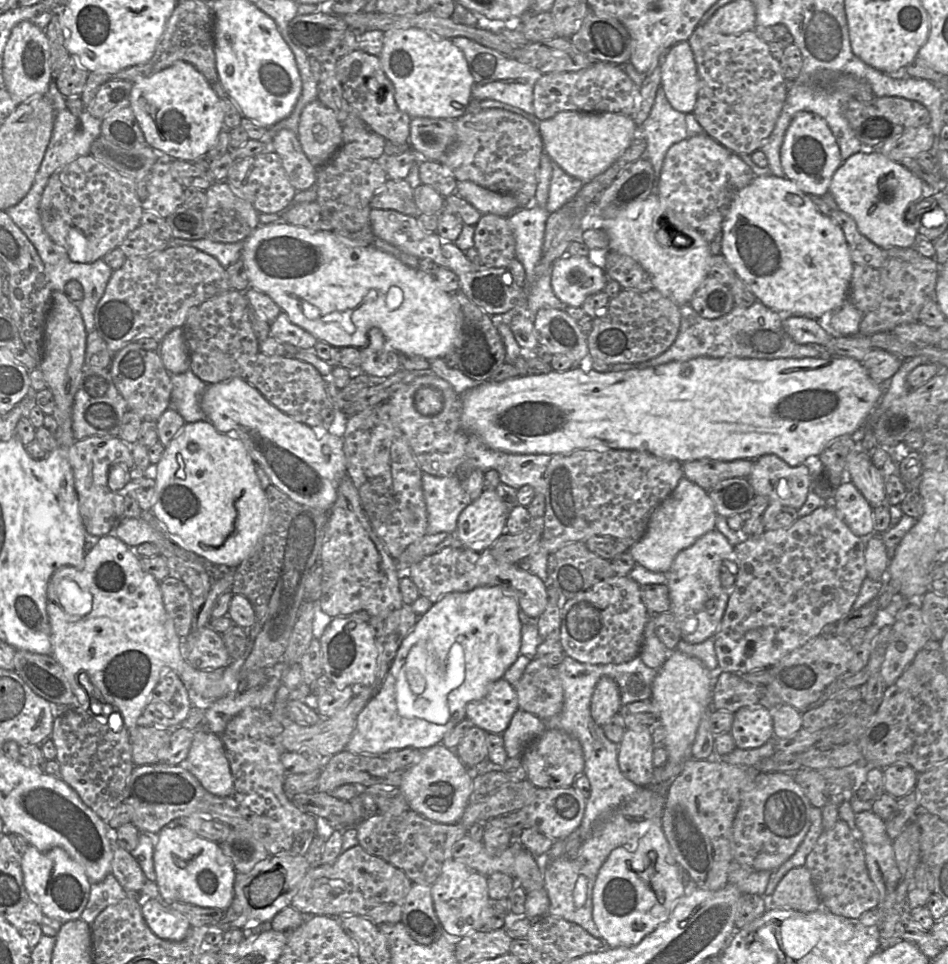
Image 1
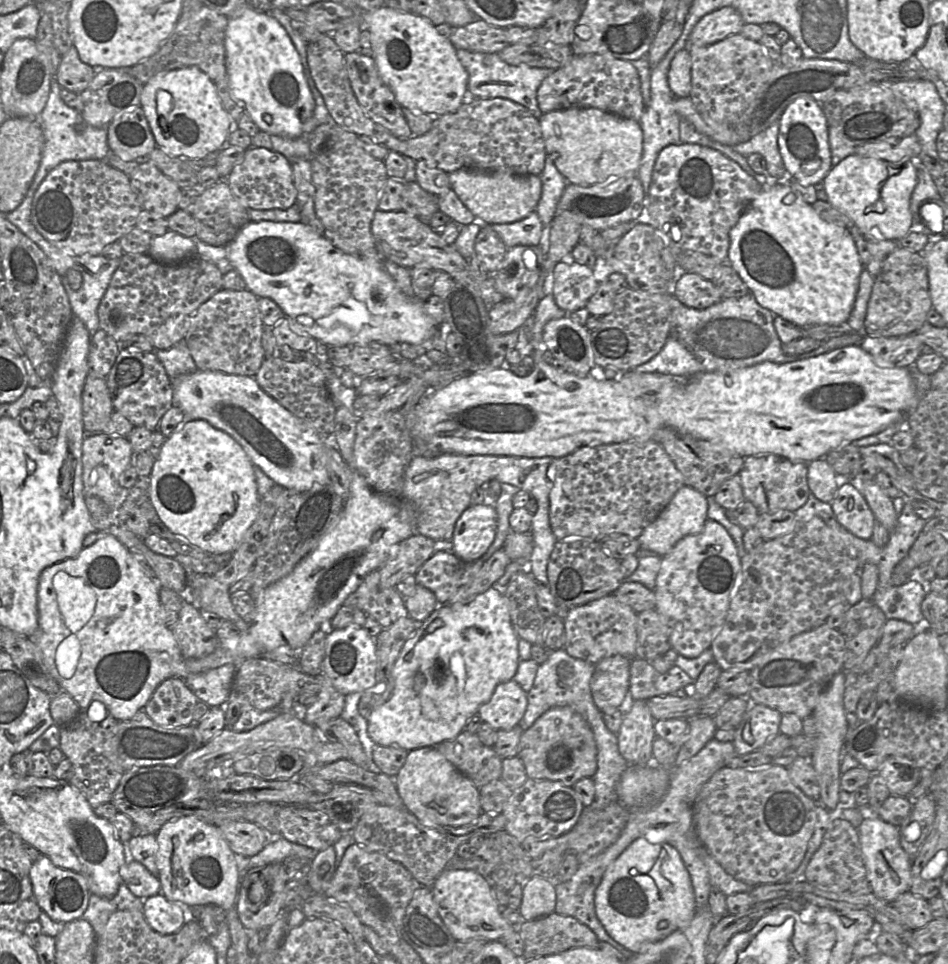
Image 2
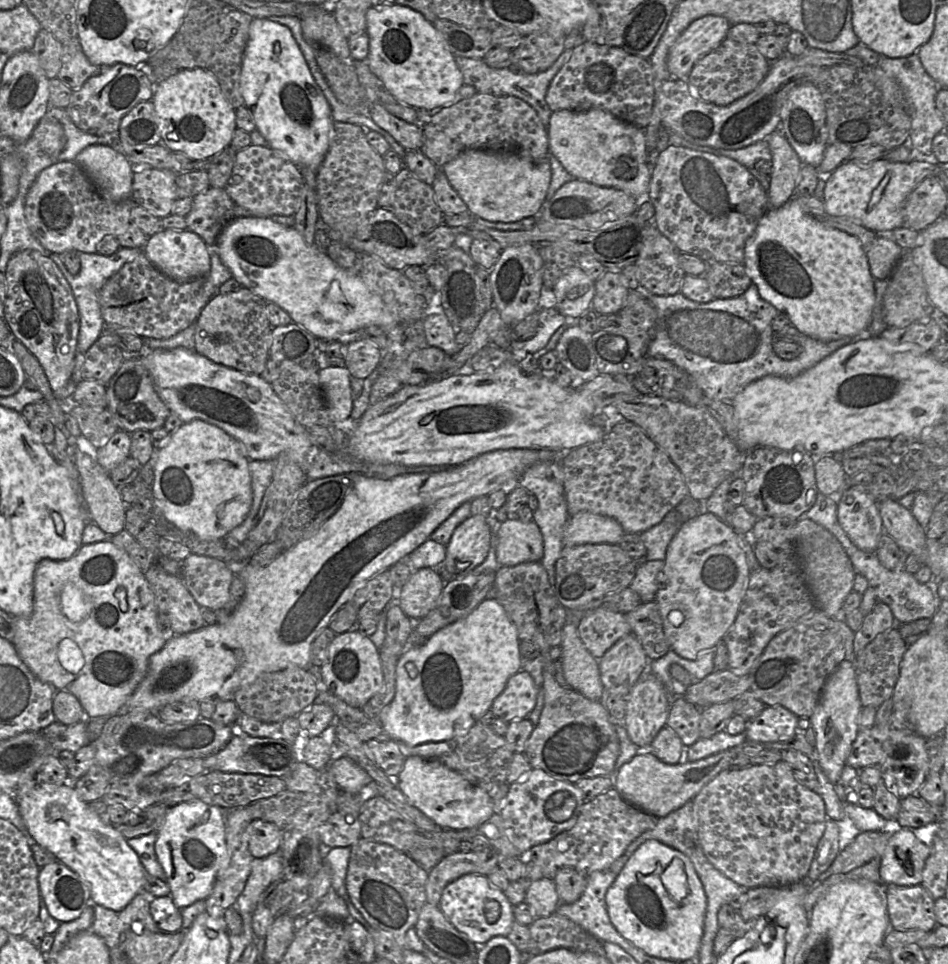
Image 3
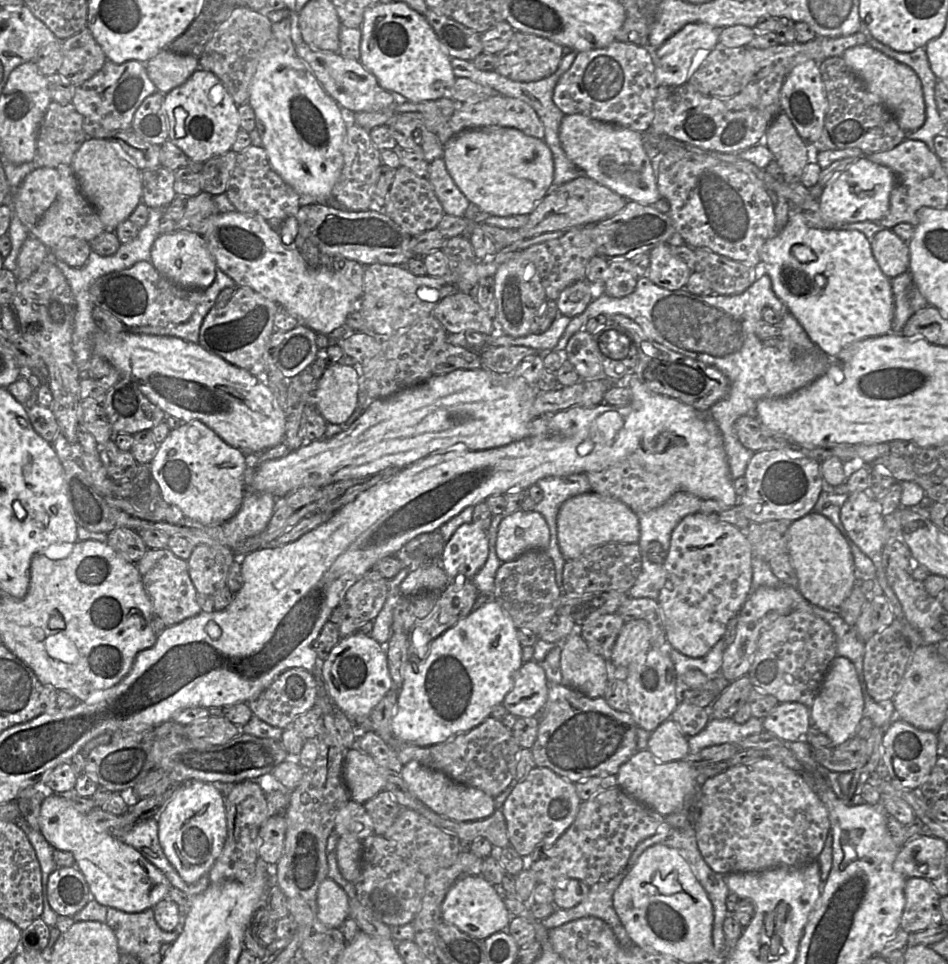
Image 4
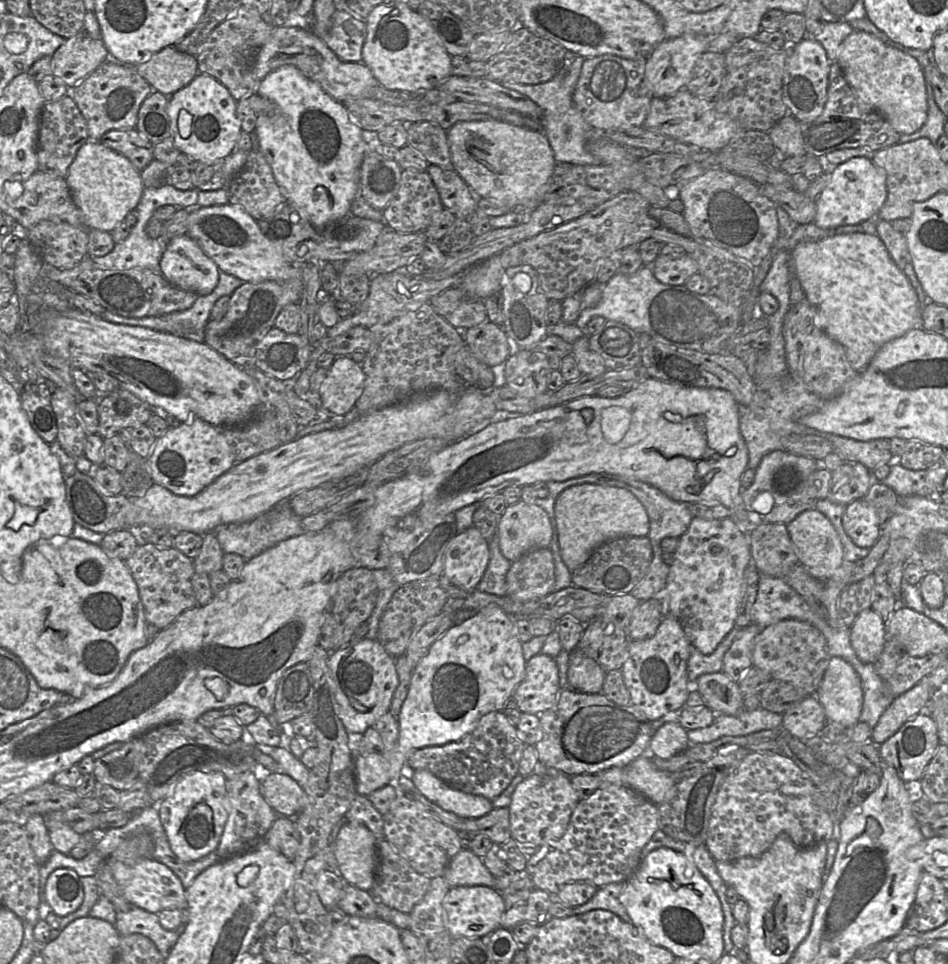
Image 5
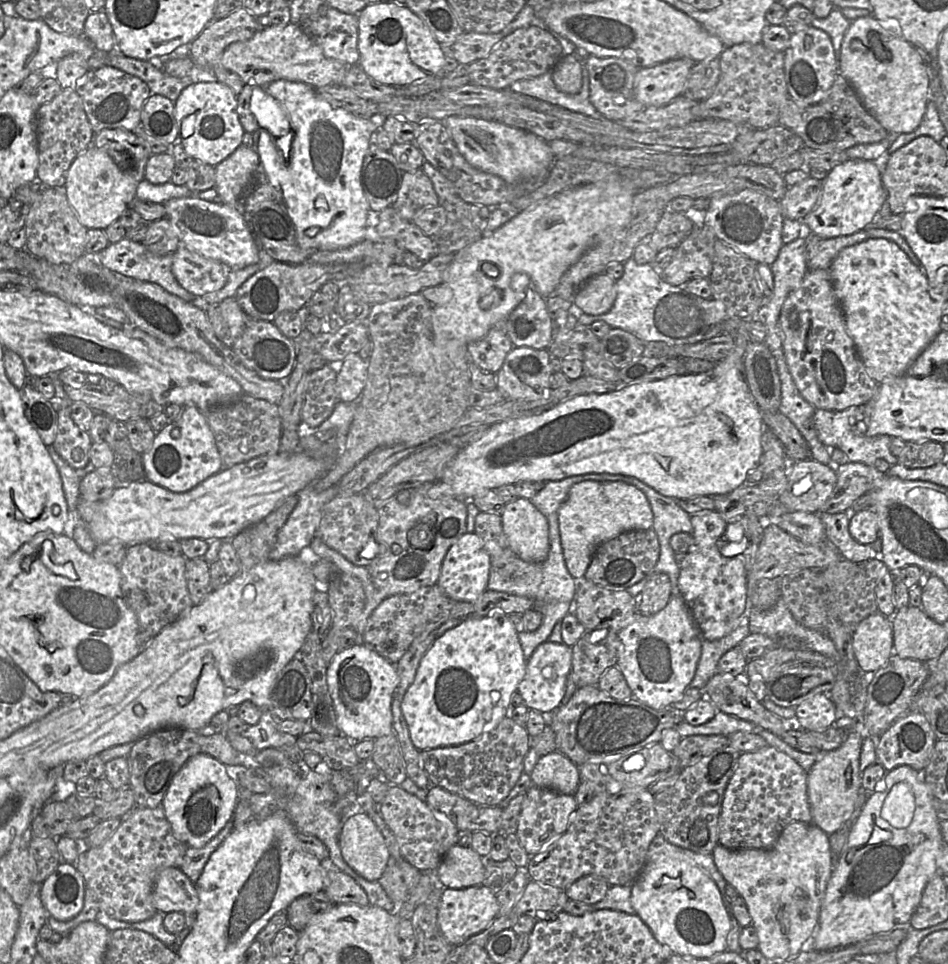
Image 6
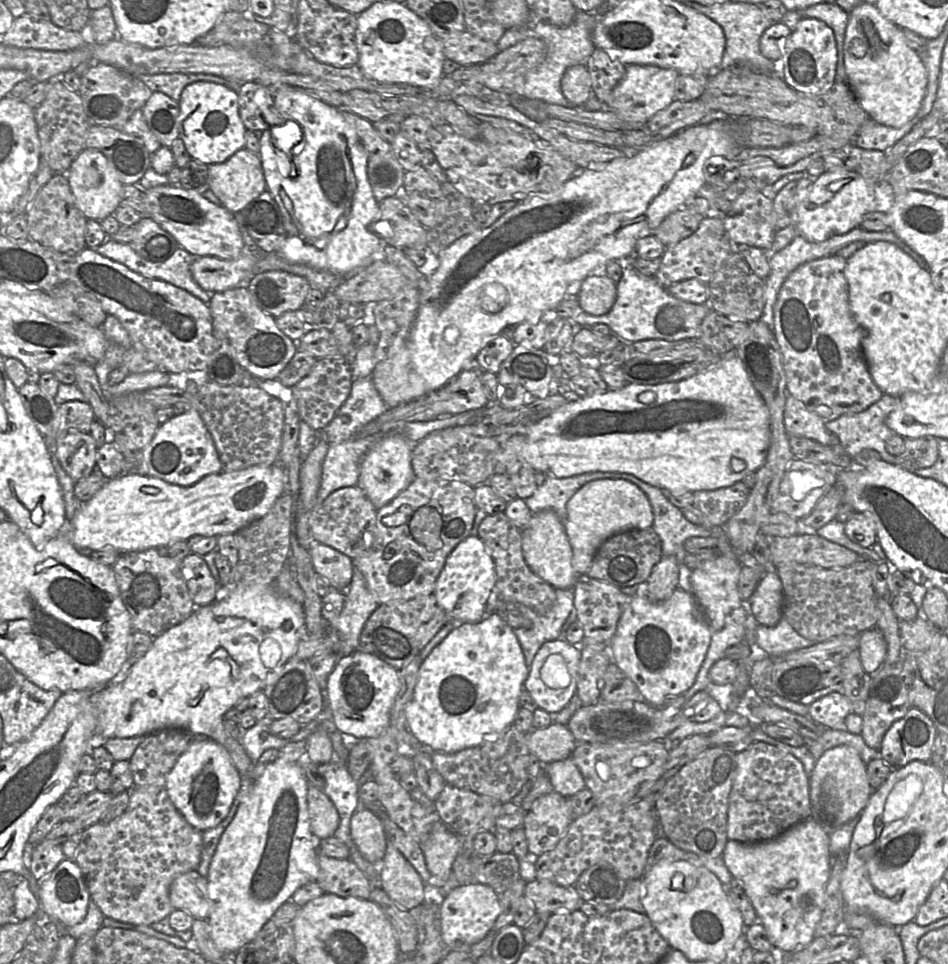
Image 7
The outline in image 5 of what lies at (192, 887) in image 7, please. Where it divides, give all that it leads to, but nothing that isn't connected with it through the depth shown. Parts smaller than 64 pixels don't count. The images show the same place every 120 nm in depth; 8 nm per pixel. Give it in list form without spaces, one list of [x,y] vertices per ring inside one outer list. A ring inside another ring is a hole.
[[[142,859],[133,865],[113,863],[113,876],[127,901],[151,913],[164,909],[185,909],[185,888],[180,879],[166,865],[154,859]]]

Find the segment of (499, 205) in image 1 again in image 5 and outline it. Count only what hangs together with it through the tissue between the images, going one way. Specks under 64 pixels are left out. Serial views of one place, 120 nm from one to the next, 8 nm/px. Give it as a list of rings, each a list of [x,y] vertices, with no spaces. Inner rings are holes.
[[[489,119],[462,121],[447,130],[454,170],[478,198],[499,201],[530,212],[540,205],[556,161],[542,130],[531,130]]]

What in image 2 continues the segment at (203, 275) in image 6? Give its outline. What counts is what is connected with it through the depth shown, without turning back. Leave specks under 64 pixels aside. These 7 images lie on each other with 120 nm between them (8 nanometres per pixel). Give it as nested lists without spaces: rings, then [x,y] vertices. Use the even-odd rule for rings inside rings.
[[[168,230],[162,236],[153,236],[148,254],[160,262],[181,263],[194,256],[196,238],[185,237]]]

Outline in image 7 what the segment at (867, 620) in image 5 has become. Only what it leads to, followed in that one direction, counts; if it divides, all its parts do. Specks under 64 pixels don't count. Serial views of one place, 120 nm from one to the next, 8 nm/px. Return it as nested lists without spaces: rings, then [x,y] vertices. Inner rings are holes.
[[[877,627],[862,632],[857,652],[864,671],[874,674],[884,664],[887,654],[882,632]]]

